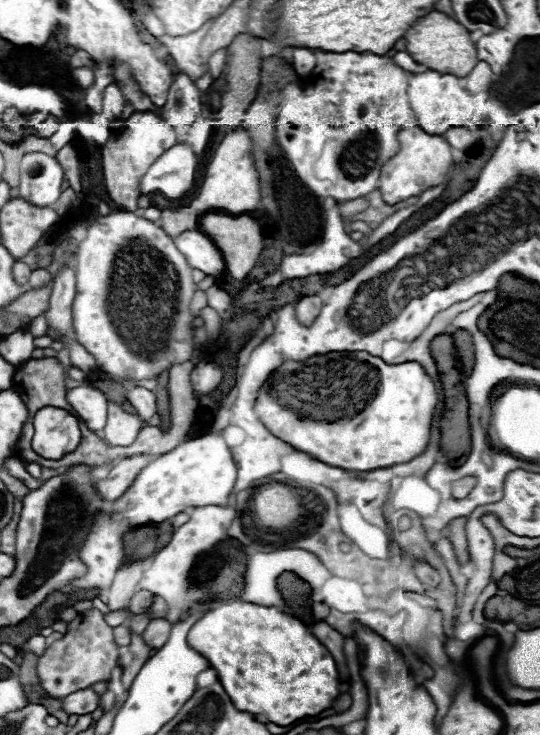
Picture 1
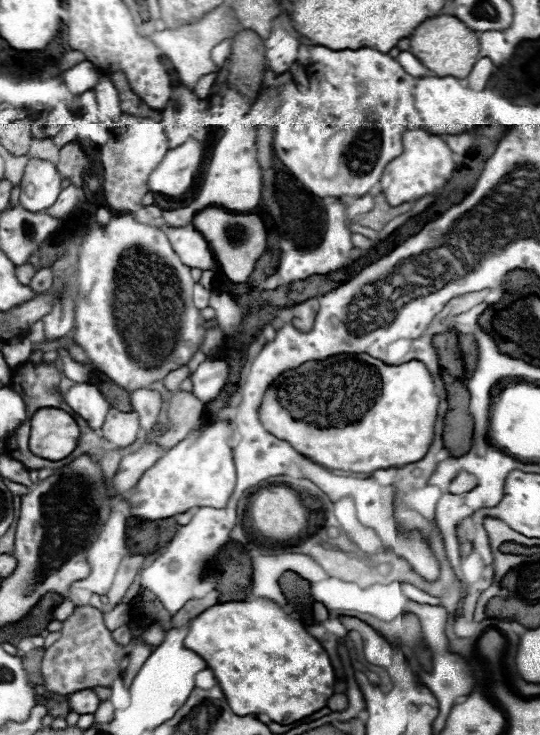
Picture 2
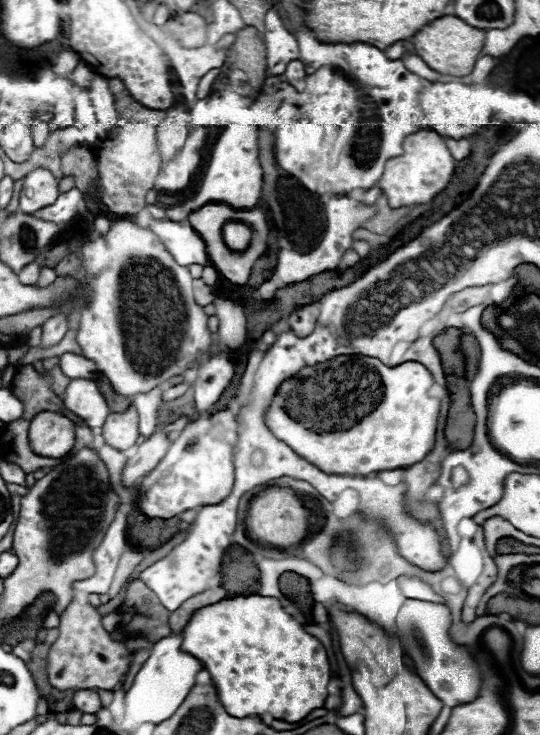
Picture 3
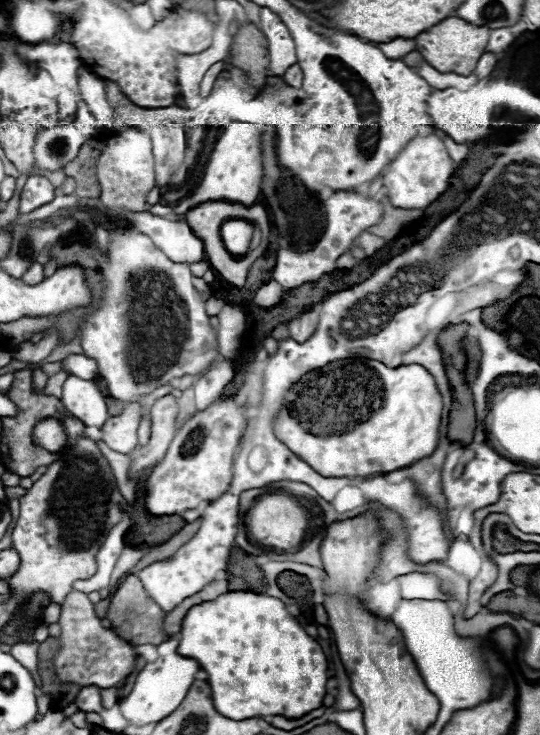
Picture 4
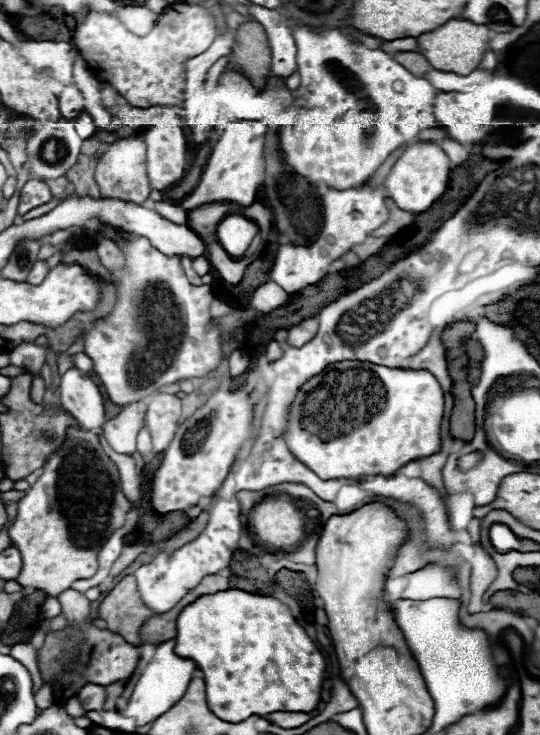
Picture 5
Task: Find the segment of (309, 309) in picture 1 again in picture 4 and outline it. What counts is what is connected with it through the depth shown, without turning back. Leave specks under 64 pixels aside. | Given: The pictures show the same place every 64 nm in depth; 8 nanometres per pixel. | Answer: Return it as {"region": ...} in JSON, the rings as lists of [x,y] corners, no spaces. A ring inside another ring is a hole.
{"region":[[[312,308],[308,312],[304,312],[302,316],[294,318],[288,322],[288,328],[290,328],[290,336],[296,340],[296,342],[304,342],[308,340],[314,330],[318,326],[318,308]]]}

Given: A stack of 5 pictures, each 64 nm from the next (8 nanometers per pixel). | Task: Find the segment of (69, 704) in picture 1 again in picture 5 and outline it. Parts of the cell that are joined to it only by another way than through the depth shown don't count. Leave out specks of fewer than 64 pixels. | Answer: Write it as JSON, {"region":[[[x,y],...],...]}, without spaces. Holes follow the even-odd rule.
{"region":[[[86,684],[80,692],[78,692],[78,700],[82,704],[84,710],[96,710],[100,712],[102,706],[104,706],[104,686],[98,686],[98,684]]]}

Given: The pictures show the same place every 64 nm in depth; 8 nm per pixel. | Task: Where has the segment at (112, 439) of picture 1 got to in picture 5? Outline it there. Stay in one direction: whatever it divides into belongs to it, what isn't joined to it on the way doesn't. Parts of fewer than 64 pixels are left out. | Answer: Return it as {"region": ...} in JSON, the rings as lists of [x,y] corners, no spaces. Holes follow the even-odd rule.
{"region":[[[128,404],[118,416],[110,418],[102,430],[104,438],[112,446],[114,452],[118,454],[134,454],[136,452],[136,436],[140,428],[144,426],[144,416],[146,416],[146,404]]]}

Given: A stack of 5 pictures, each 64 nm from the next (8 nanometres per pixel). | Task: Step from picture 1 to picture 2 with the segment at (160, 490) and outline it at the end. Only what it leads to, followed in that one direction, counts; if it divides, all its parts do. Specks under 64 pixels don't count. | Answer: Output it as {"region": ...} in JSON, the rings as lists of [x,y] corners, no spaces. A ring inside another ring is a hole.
{"region":[[[214,422],[194,430],[188,438],[170,448],[140,476],[136,492],[130,490],[124,496],[130,504],[130,514],[140,520],[164,520],[198,506],[224,508],[236,484],[236,468],[228,444],[230,430],[228,422]]]}

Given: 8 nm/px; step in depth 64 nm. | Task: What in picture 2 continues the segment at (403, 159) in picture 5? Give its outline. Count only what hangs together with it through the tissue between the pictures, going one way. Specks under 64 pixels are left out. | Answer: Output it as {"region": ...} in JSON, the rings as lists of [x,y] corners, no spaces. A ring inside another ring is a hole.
{"region":[[[424,128],[404,132],[402,148],[404,148],[402,154],[398,158],[394,158],[390,164],[386,164],[386,168],[382,172],[382,180],[378,184],[380,192],[386,196],[390,206],[420,200],[422,196],[436,192],[438,188],[442,188],[450,180],[452,170],[454,170],[452,150],[444,142],[444,138],[430,134]]]}

